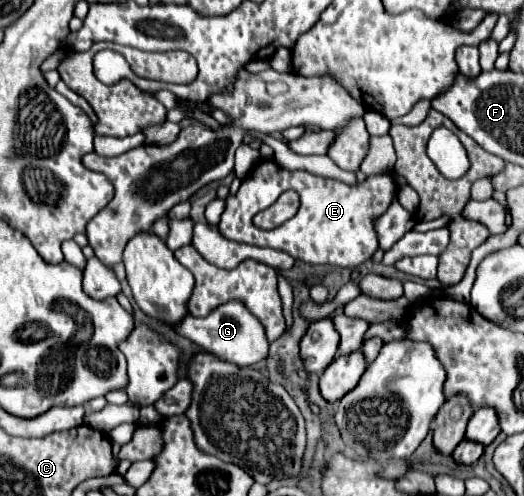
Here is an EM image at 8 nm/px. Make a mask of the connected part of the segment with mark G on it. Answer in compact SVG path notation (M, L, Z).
M241 301L223 303L223 305L215 307L215 311L211 311L207 317L187 315L175 327L175 331L179 335L191 339L193 343L205 347L207 351L215 353L223 361L235 363L239 367L257 365L257 363L265 361L267 355L269 355L269 341L267 341L263 323L259 323L259 319L255 319L255 315L251 315L251 311L247 311L247 307Z

